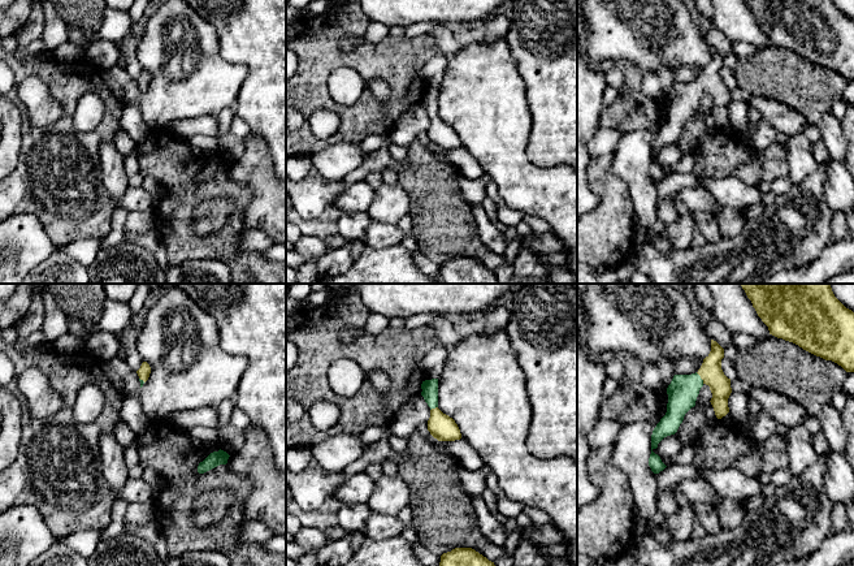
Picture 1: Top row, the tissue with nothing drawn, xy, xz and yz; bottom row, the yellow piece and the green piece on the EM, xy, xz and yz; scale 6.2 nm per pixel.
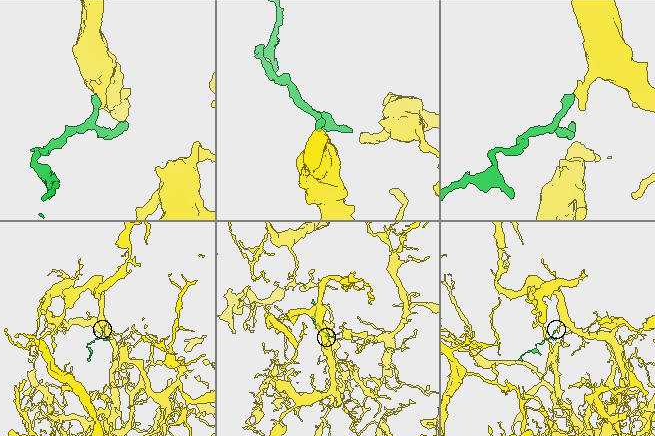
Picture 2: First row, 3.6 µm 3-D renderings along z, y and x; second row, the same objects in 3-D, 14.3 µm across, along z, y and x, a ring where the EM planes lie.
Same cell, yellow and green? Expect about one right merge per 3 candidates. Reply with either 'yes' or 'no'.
yes

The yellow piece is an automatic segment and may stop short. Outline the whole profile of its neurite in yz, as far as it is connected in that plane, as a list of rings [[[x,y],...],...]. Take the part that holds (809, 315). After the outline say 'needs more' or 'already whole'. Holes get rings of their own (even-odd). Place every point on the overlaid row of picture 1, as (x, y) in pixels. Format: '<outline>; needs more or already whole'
[[[740,284],[770,334],[854,372],[854,312],[833,294],[831,284]]]; already whole

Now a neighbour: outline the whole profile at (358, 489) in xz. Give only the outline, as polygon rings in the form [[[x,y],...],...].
[[[367,472],[355,474],[337,488],[333,497],[346,505],[367,504],[373,493],[374,483]]]

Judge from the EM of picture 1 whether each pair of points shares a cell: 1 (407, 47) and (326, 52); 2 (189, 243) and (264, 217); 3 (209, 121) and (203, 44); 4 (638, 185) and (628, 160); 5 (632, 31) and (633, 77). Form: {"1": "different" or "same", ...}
{"1": "same", "2": "different", "3": "different", "4": "same", "5": "different"}

